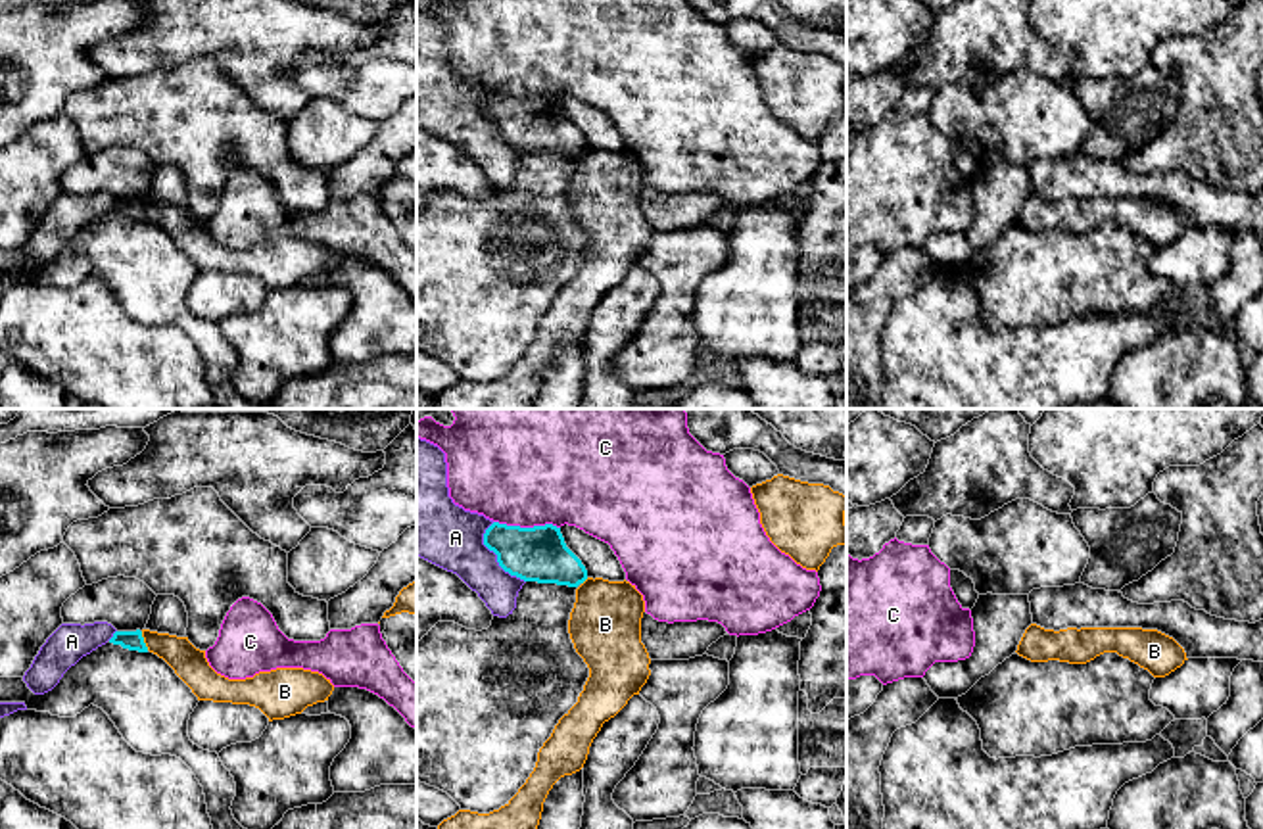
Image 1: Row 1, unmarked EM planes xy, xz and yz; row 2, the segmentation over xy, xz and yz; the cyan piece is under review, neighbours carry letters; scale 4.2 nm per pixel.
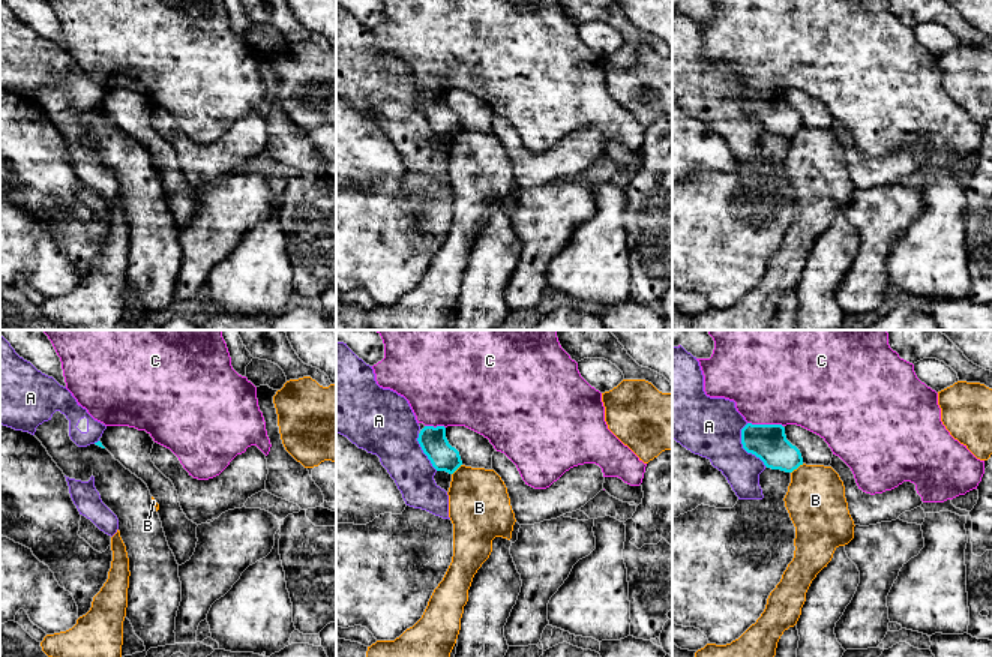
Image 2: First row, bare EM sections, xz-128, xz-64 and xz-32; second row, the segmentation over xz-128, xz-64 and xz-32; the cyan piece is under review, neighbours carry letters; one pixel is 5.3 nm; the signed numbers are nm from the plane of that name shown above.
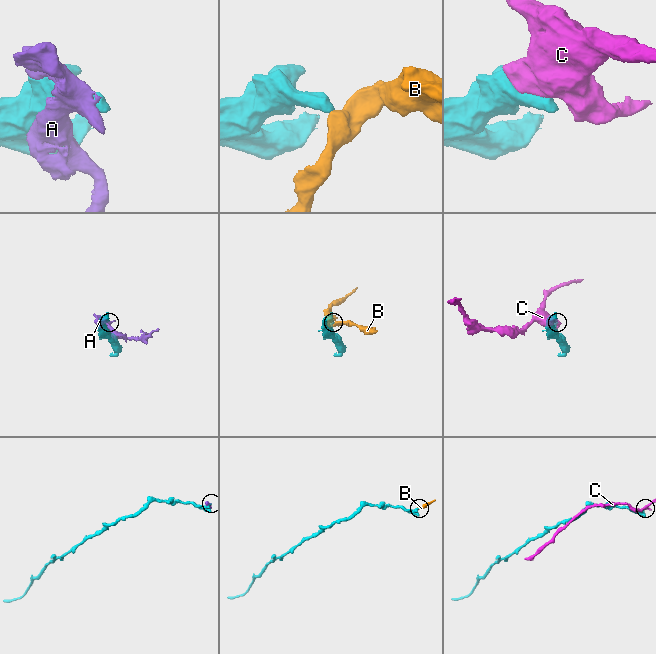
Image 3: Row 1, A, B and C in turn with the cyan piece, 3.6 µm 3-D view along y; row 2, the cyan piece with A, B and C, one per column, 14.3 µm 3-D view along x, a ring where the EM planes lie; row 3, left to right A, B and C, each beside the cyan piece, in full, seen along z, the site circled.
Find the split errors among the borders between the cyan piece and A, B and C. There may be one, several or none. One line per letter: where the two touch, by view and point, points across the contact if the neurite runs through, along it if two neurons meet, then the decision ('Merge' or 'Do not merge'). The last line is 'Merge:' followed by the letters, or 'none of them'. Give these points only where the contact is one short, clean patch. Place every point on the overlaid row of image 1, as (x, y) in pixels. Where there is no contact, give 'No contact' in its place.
A: Touches cyan at xz (498, 557). Do not merge
B: Touches cyan at xy (142, 641). Boundary: xy (141, 632), (148, 649). Do not merge
C: Touches cyan at xz (526, 528). Do not merge
Merge: none of them

